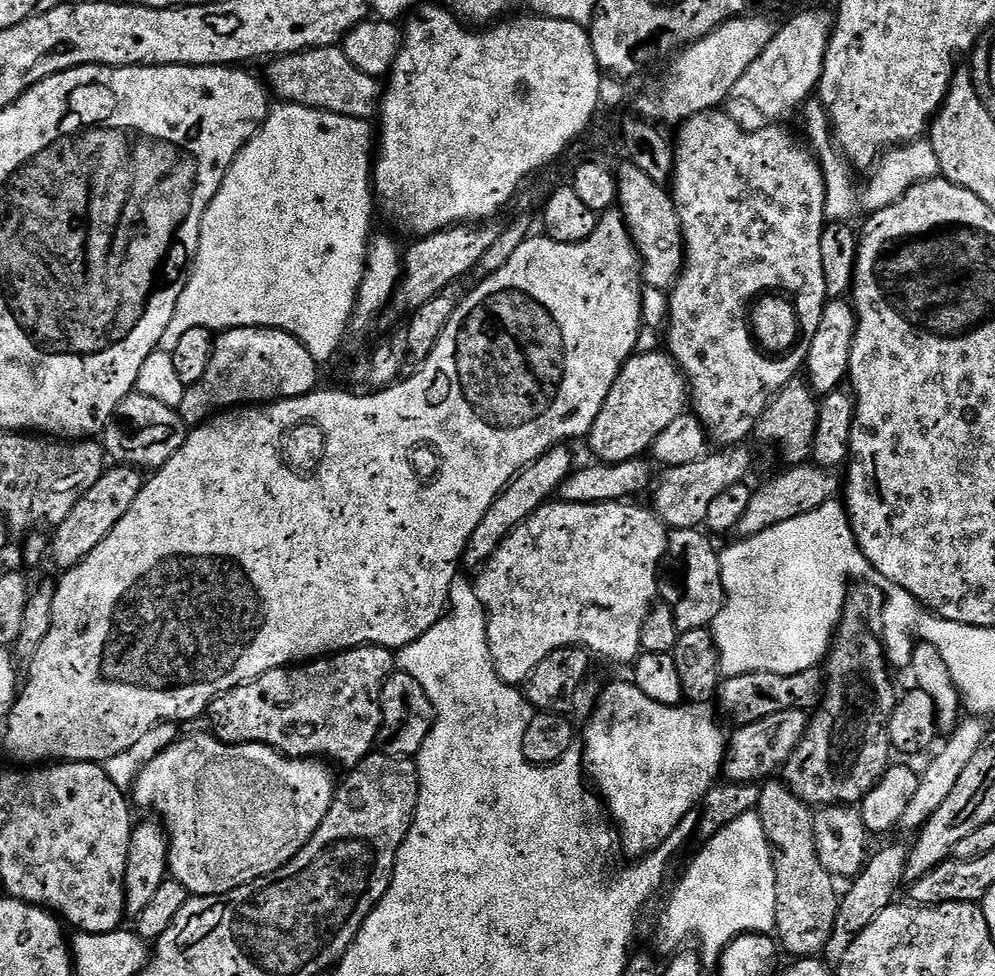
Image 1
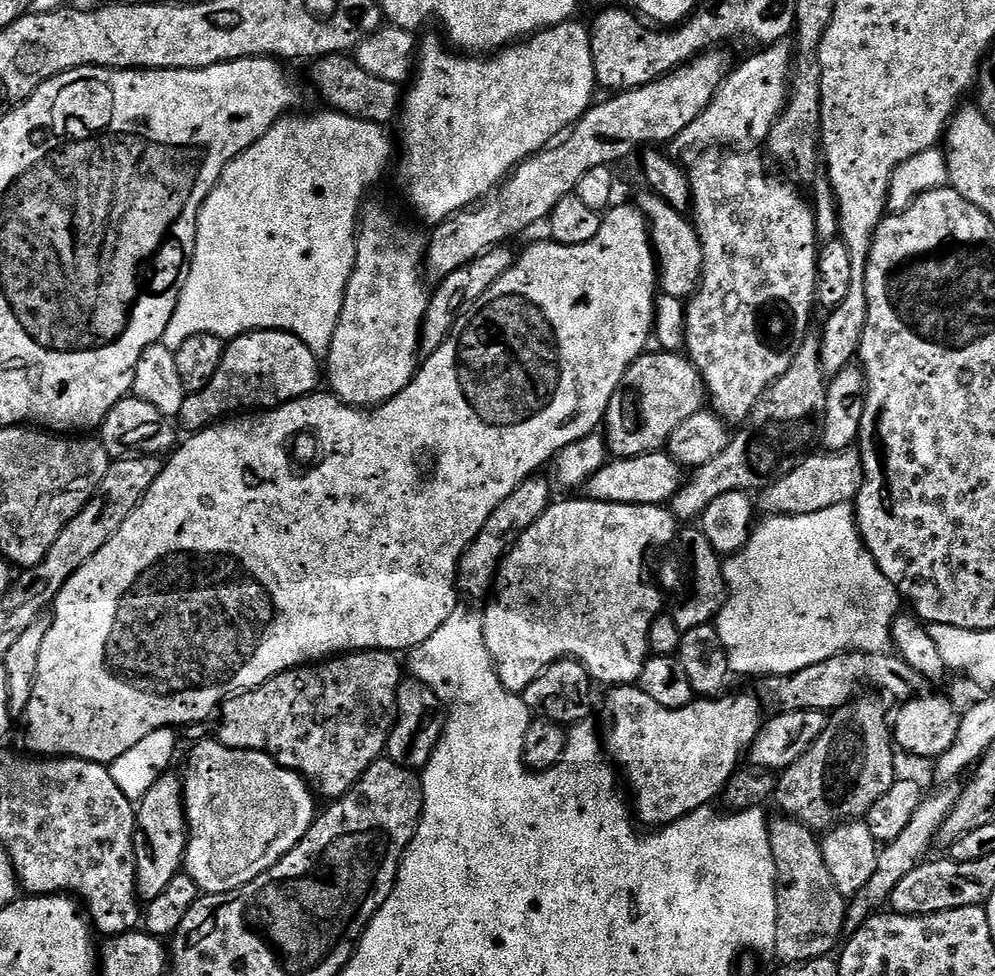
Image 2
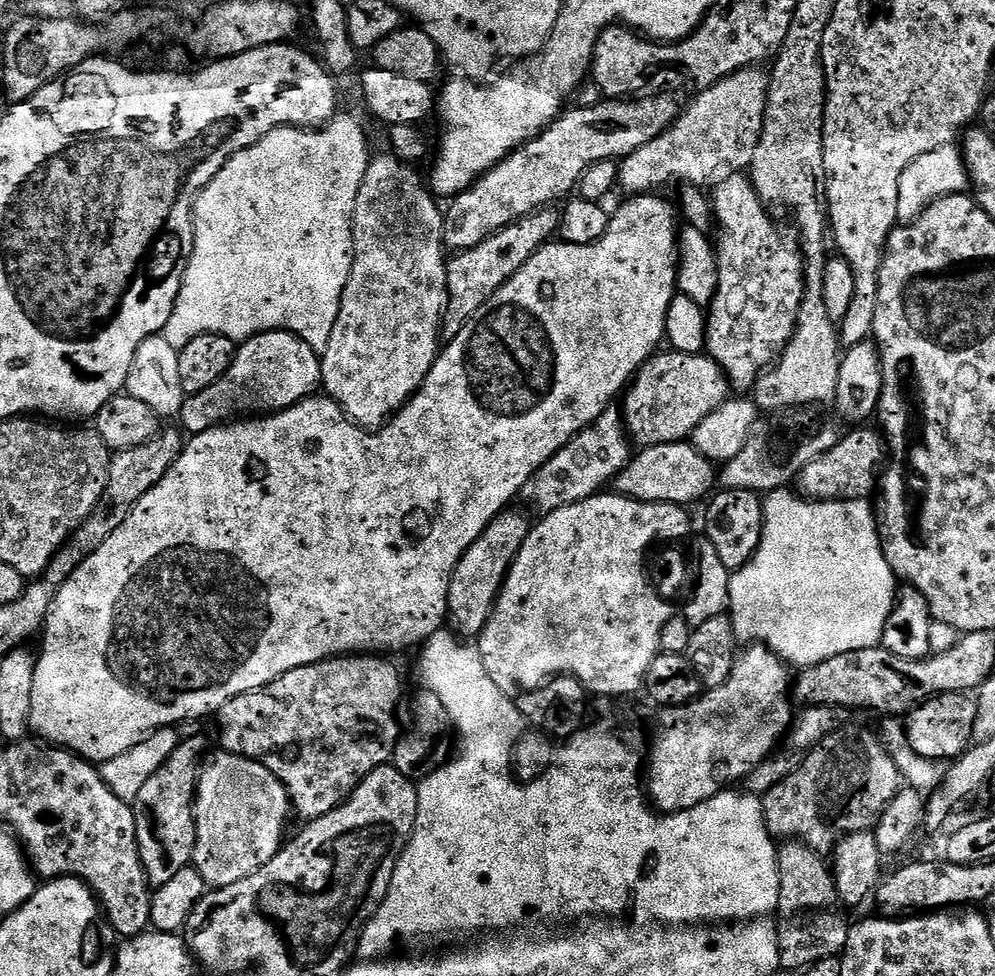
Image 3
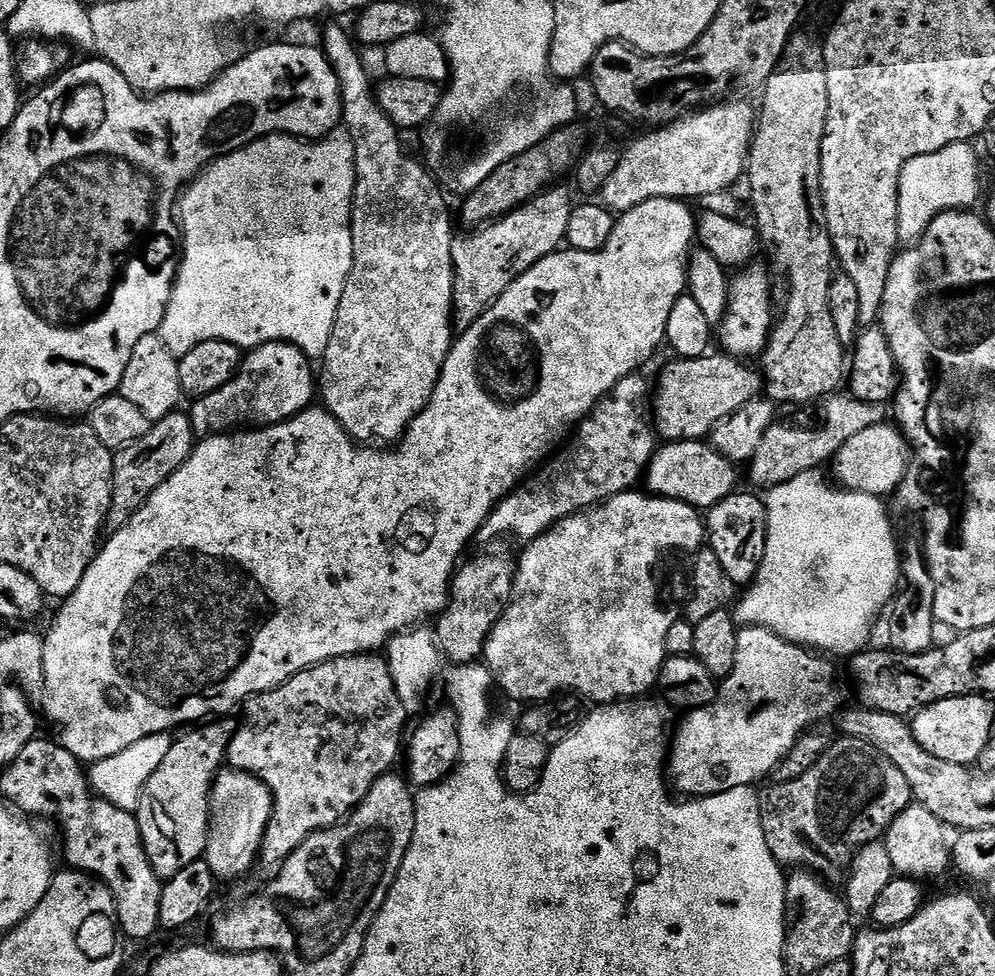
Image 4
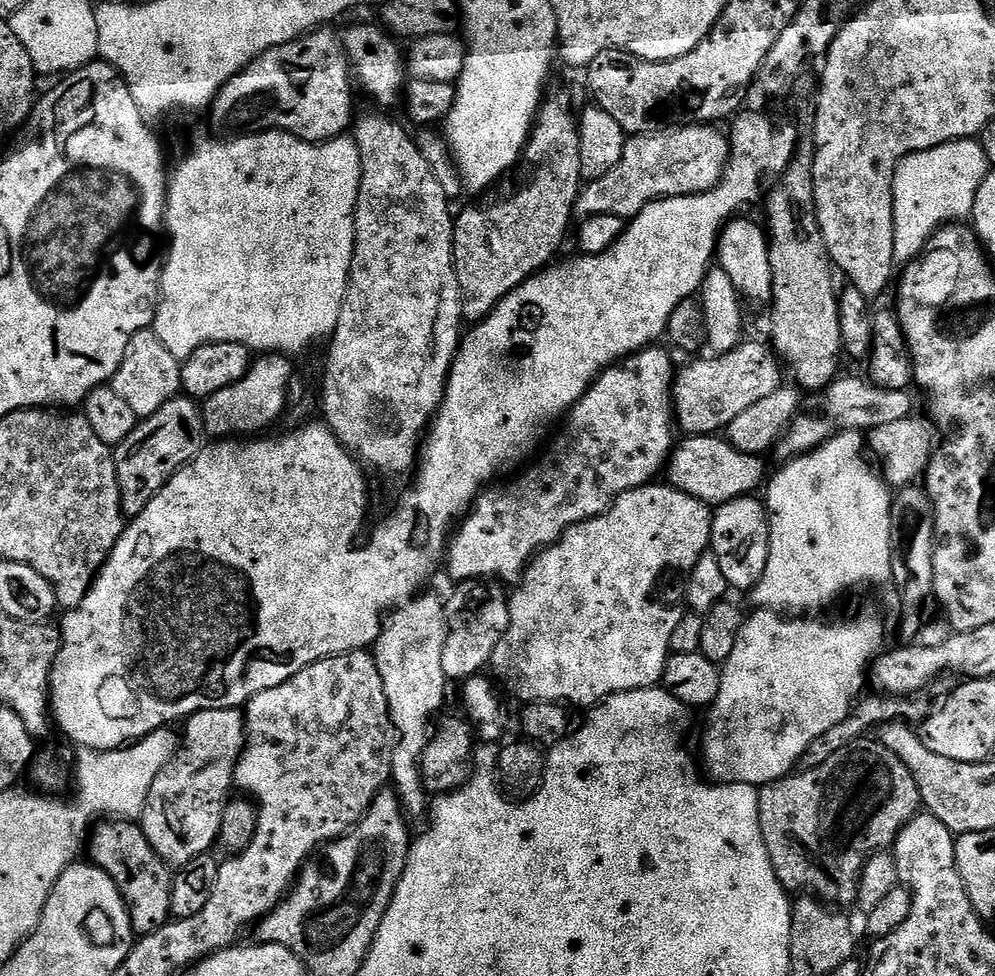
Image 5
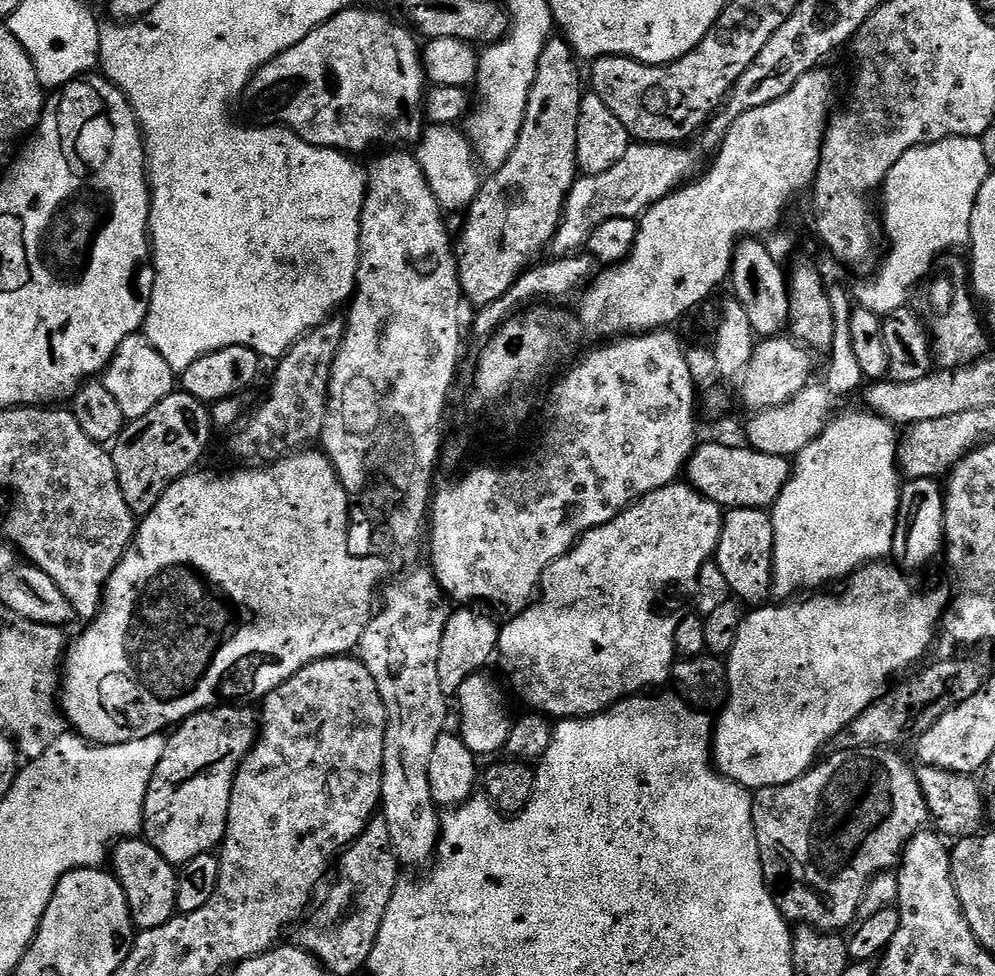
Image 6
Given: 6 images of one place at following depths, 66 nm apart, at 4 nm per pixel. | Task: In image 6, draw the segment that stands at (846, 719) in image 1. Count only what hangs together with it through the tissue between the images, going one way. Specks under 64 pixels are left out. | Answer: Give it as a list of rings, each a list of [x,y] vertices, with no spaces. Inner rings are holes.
[[[862,748],[860,750],[846,750],[845,752],[832,752],[829,755],[829,760],[821,759],[819,763],[808,769],[808,773],[802,778],[798,778],[794,782],[790,782],[786,786],[770,786],[769,788],[758,788],[755,789],[752,798],[752,821],[754,822],[754,830],[756,831],[756,837],[758,838],[758,846],[760,847],[760,861],[762,862],[762,870],[764,871],[764,877],[768,883],[768,888],[772,891],[772,897],[776,899],[776,905],[781,914],[784,915],[784,919],[791,922],[796,926],[807,926],[809,928],[817,928],[819,932],[830,932],[833,934],[839,933],[840,928],[851,929],[853,925],[857,923],[860,914],[860,903],[864,901],[864,895],[866,890],[870,886],[870,882],[876,877],[879,872],[886,872],[895,869],[900,863],[901,856],[904,855],[904,847],[912,841],[917,834],[925,827],[924,823],[929,823],[930,817],[928,814],[928,807],[926,806],[926,798],[922,794],[922,786],[918,782],[916,777],[916,768],[913,765],[908,765],[902,757],[899,756],[899,751],[889,750],[886,748]]]

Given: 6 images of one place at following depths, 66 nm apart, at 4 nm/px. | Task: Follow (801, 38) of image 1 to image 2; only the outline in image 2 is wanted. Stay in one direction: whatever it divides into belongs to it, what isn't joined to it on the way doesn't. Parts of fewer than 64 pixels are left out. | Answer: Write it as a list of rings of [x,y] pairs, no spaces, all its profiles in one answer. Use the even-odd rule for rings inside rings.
[[[781,42],[756,51],[760,52],[729,71],[710,106],[706,106],[706,110],[702,110],[702,114],[698,114],[698,118],[694,118],[694,122],[690,122],[690,126],[686,126],[686,130],[676,137],[675,147],[712,150],[717,146],[735,146],[740,150],[748,150],[756,146],[752,144],[763,145],[767,141],[788,102],[794,48],[791,43]]]

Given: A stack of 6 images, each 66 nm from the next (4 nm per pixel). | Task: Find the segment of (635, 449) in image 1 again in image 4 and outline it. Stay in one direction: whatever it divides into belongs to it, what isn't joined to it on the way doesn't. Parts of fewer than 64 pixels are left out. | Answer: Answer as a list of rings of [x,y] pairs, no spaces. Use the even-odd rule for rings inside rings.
[[[707,354],[692,359],[673,359],[673,364],[664,368],[660,381],[654,384],[654,395],[650,400],[650,412],[654,417],[654,428],[659,439],[704,440],[722,421],[731,418],[762,392],[762,376],[751,368],[751,363],[727,354]]]

